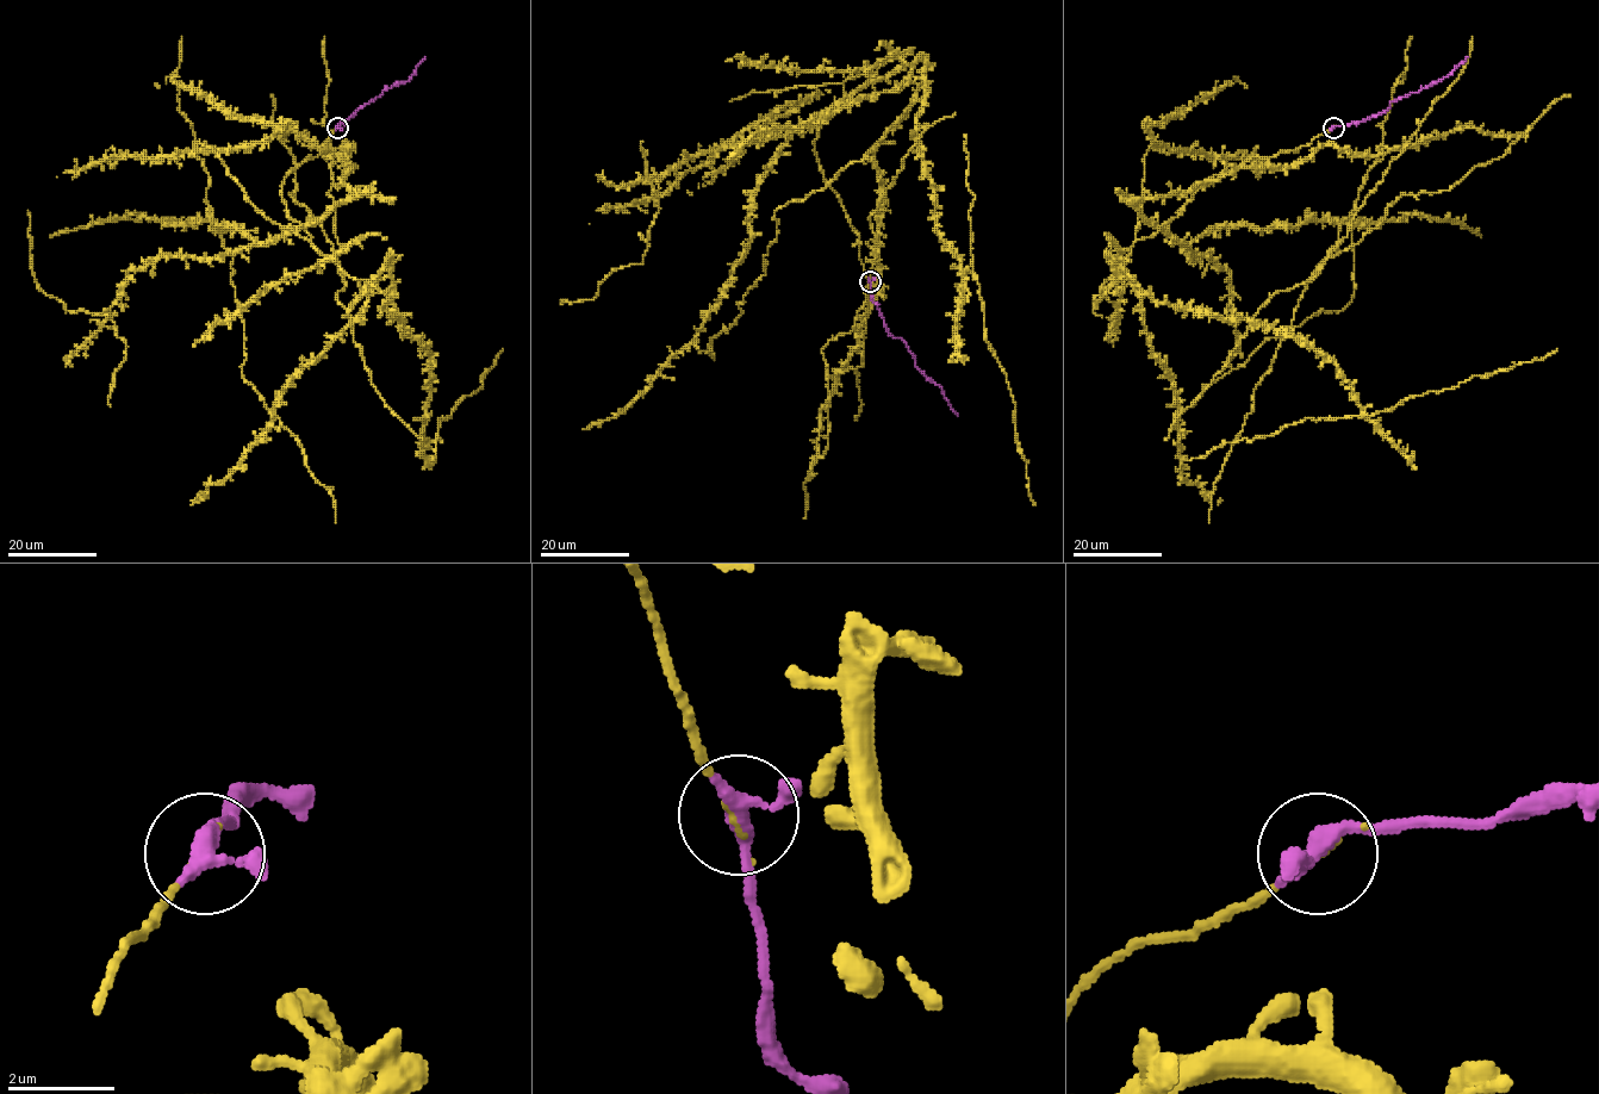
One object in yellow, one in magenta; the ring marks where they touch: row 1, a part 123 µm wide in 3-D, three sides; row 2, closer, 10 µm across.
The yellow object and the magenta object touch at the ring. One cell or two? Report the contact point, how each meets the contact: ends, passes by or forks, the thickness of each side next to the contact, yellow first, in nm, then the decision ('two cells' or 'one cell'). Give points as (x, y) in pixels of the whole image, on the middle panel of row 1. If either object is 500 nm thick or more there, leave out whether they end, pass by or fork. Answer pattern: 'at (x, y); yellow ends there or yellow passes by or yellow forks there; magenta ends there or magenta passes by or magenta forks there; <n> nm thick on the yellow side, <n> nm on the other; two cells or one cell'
at (870, 281); yellow ends there; magenta passes by; 70 nm thick on the yellow side, 320 nm on the other; one cell

